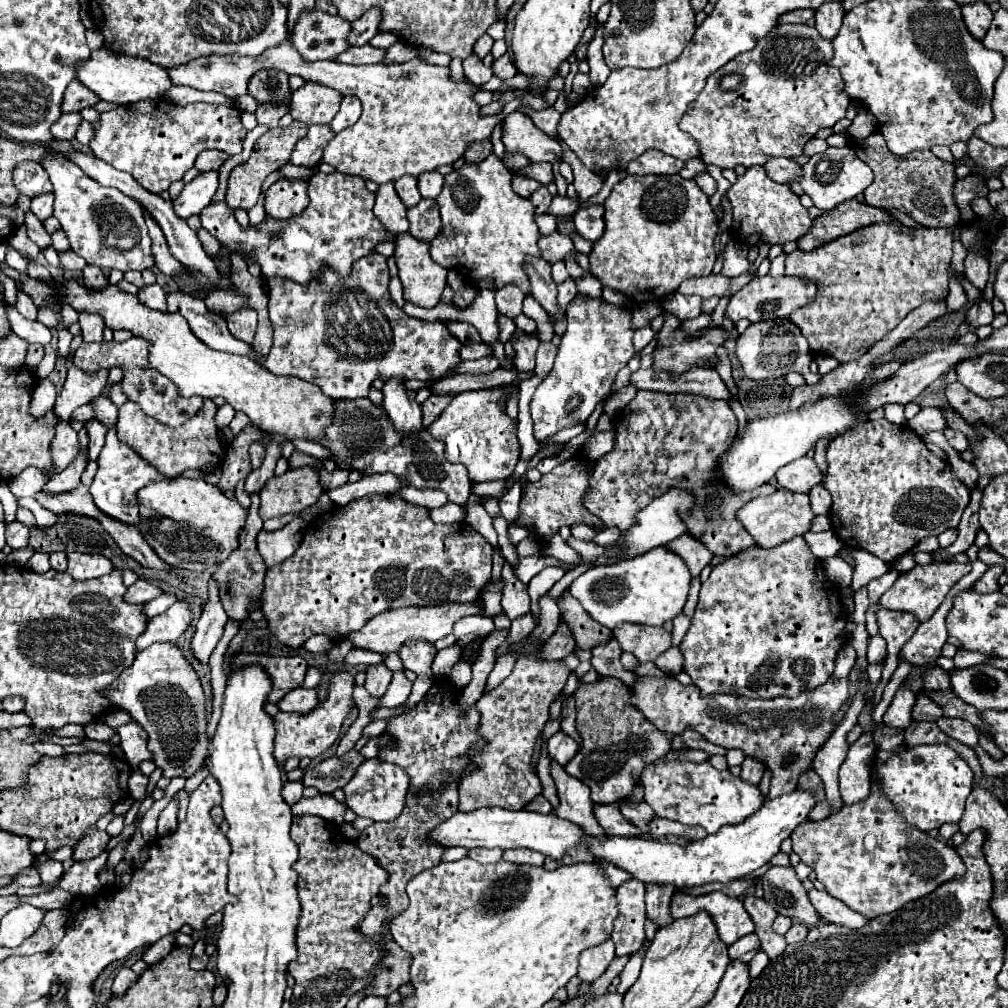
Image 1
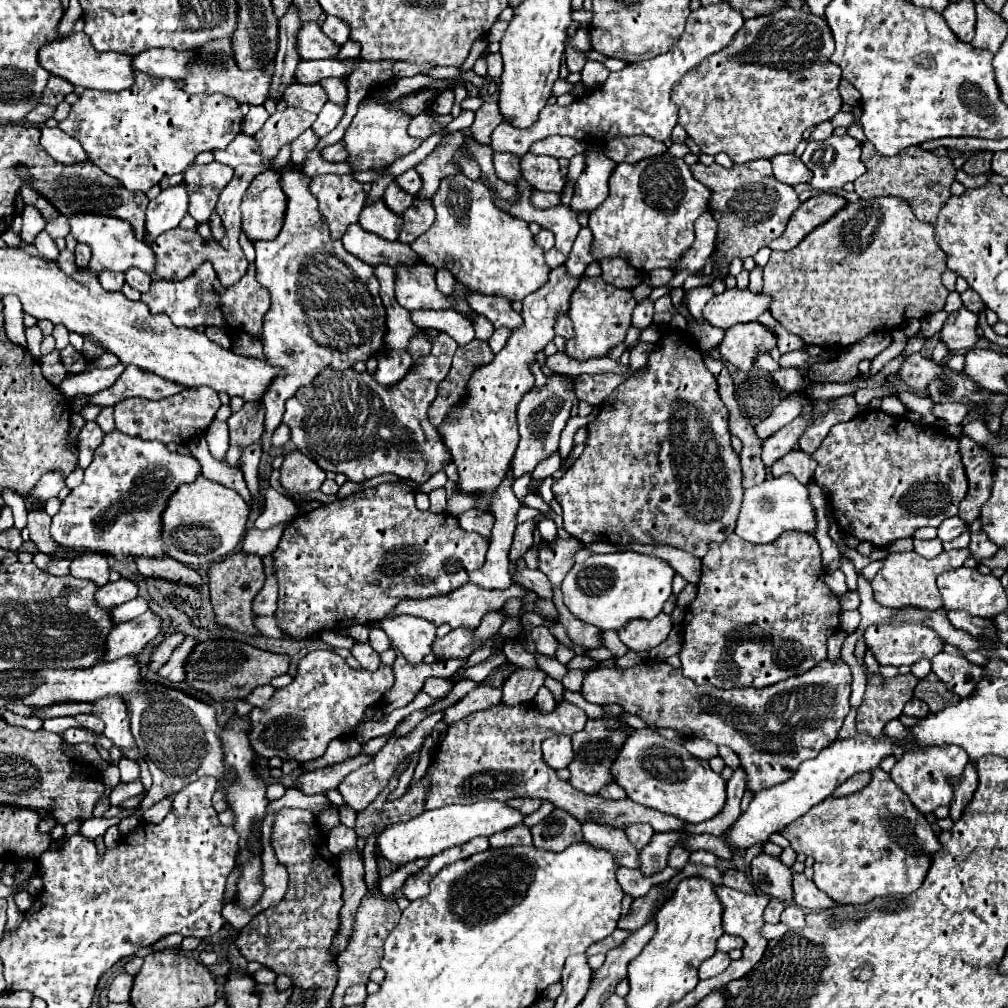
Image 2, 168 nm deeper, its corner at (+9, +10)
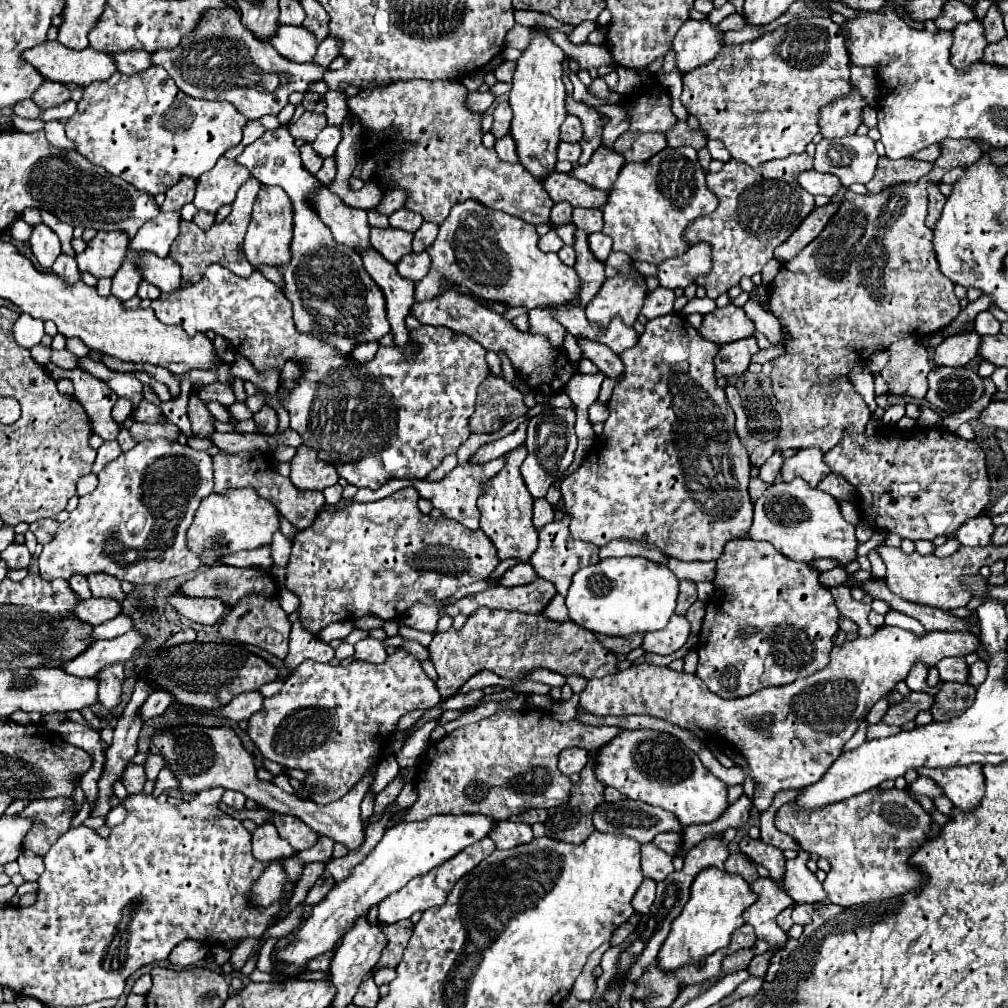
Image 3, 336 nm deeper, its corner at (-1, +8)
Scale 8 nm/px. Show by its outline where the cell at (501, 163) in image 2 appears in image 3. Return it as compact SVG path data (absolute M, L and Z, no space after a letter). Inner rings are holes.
M506 135L506 137L498 139L498 141L496 141L496 145L494 145L494 149L496 149L496 153L498 153L498 157L500 157L502 161L508 161L508 163L518 163L516 143L514 143L514 139L512 139L510 135Z

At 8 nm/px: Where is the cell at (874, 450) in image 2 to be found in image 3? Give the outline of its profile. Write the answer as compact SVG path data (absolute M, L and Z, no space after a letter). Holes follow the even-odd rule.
M882 425L880 431L876 435L866 435L866 433L858 433L858 435L844 435L842 441L830 449L826 455L824 455L824 461L826 465L830 467L830 471L834 475L842 475L854 489L856 489L856 495L858 495L858 513L860 513L860 519L870 523L872 527L884 531L884 533L896 533L898 537L902 539L910 539L910 541L918 541L918 539L928 539L932 541L934 537L938 535L950 535L954 531L958 531L958 527L966 521L966 519L972 519L972 517L978 517L982 513L982 509L988 505L988 497L990 497L990 479L988 479L988 473L986 473L986 465L984 465L984 451L982 447L976 443L976 441L966 441L966 439L960 439L958 435L950 433L948 429L944 427L930 427L930 429L924 429L924 427L914 427L914 429L898 429L894 431L892 427L886 427Z

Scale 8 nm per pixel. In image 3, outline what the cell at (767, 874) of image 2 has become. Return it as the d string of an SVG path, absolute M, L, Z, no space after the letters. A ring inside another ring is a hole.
M742 839L740 849L744 855L748 855L754 863L766 867L770 871L770 879L776 883L782 883L786 873L786 859L780 849L770 847L762 843L760 839Z

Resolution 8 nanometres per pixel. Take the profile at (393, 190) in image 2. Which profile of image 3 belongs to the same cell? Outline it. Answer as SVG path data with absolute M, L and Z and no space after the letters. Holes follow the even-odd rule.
M398 209L396 213L390 215L390 225L396 227L396 229L404 229L404 231L410 231L414 233L420 225L422 225L422 217L418 217L418 213L410 211L410 209Z

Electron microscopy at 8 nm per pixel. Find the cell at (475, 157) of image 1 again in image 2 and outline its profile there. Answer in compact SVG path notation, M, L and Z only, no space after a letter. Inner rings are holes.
M484 103L478 111L476 111L476 121L472 123L470 131L474 133L474 139L482 145L490 145L490 135L492 131L504 121L504 117L500 115L498 103Z

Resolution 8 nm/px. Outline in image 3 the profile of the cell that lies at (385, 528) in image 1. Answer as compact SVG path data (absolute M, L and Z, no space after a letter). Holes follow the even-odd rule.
M404 487L390 497L372 503L352 503L340 511L324 511L314 523L298 531L290 561L286 565L286 589L300 599L300 623L312 635L318 635L334 621L354 621L364 615L402 615L412 605L438 605L450 599L460 587L492 575L500 563L490 537L480 529L470 531L454 519L432 519L418 509L418 491Z

